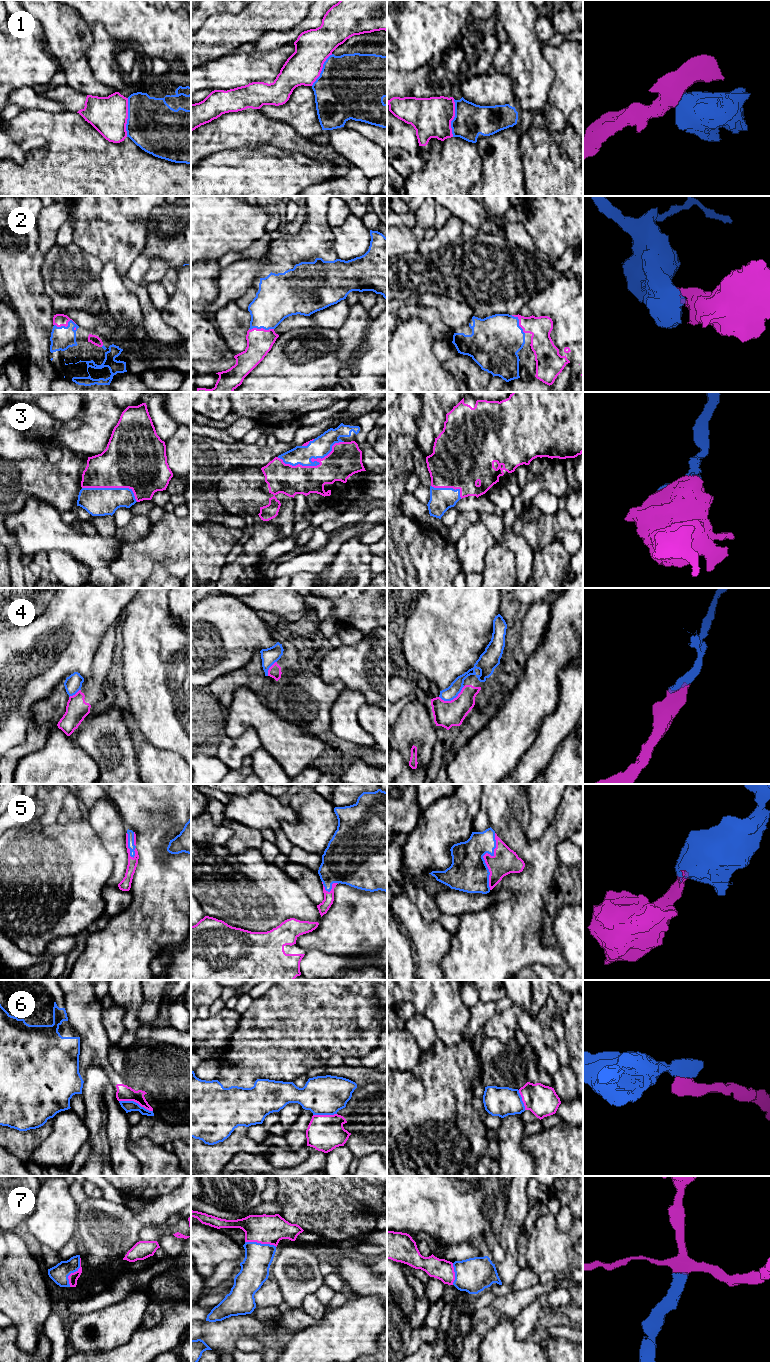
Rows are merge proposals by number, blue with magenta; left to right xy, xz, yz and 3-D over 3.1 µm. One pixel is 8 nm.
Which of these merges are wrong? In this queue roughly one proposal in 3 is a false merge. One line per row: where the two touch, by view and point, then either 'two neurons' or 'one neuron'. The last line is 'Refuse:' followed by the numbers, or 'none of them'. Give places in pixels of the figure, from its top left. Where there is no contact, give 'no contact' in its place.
1: xy (128, 117) | two neurons
2: xy (64, 326) | one neuron
3: xz (315, 465) | one neuron
4: yz (452, 699) | two neurons
5: yz (482, 857) | one neuron
6: xy (135, 1102) | two neurons
7: xy (73, 1272) | one neuron
Refuse: 1, 4, 6

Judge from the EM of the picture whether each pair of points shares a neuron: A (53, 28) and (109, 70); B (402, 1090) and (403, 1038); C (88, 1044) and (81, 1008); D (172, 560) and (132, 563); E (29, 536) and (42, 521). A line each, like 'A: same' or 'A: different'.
A: different
B: different
C: same
D: same
E: same

